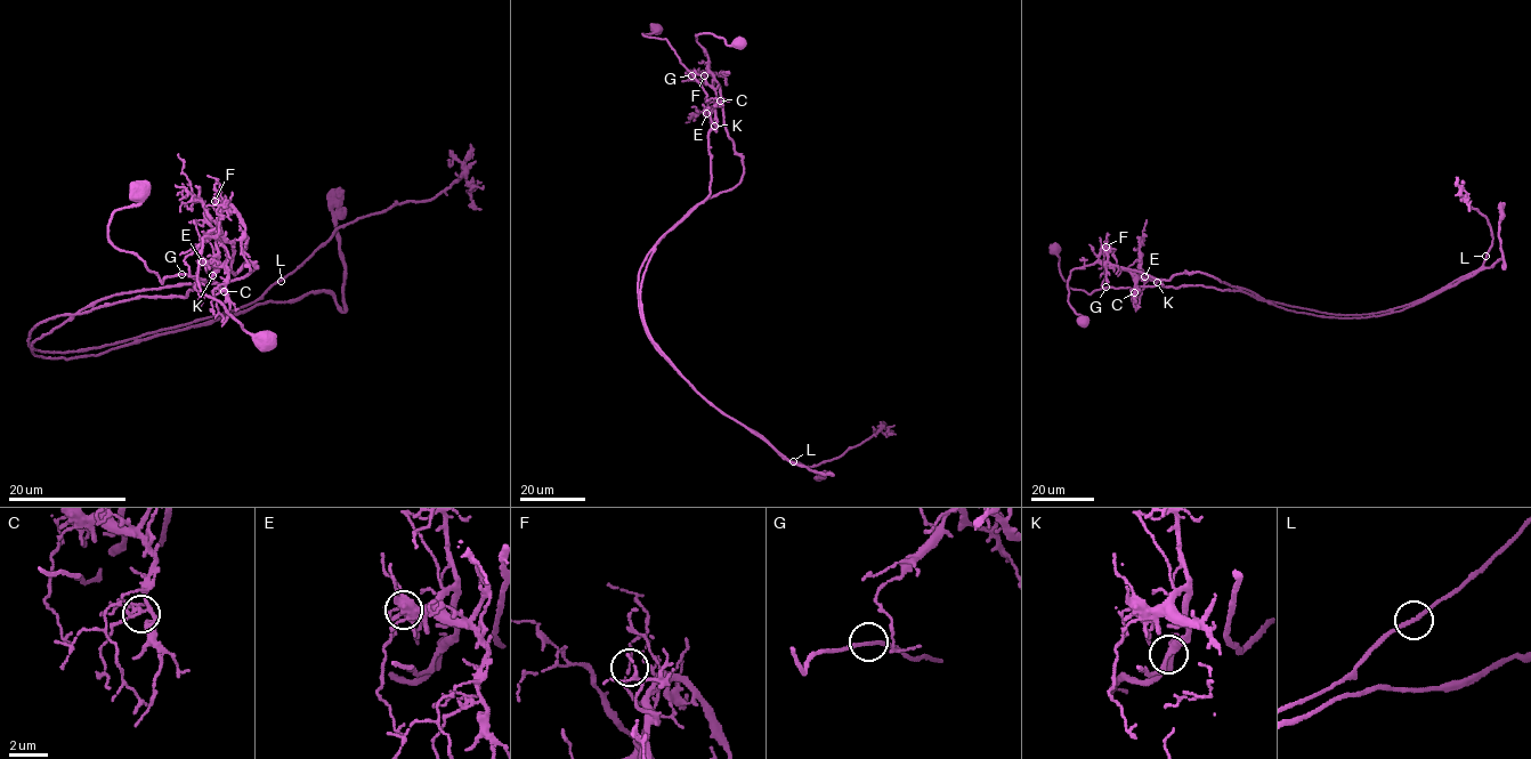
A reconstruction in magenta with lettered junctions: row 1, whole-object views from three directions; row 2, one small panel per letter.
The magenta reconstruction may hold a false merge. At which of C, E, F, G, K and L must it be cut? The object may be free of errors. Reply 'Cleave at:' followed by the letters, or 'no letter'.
Cleave at: F

